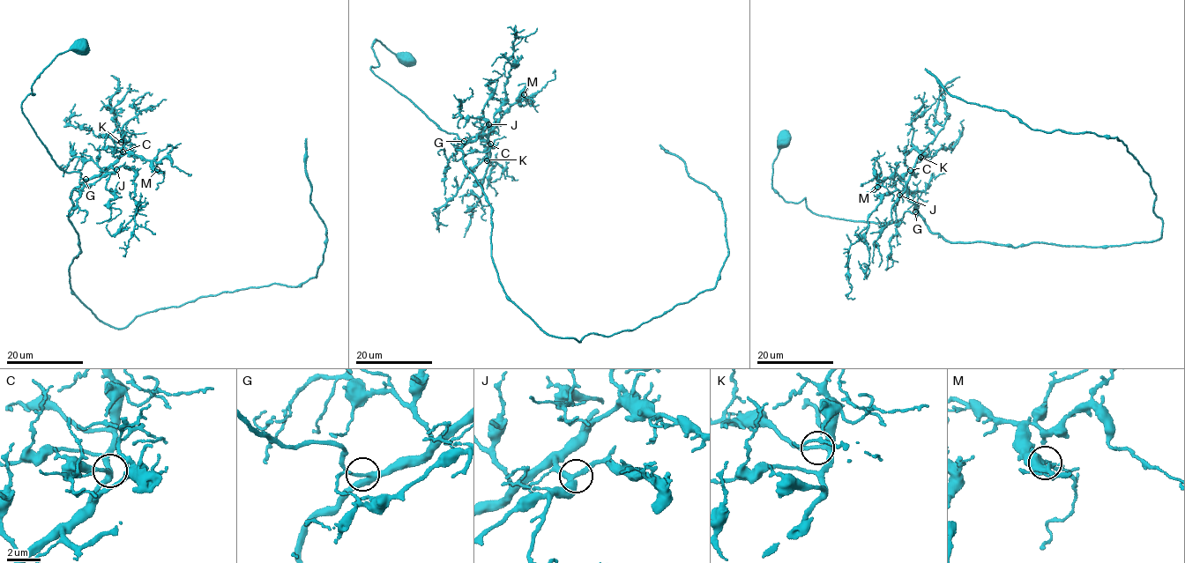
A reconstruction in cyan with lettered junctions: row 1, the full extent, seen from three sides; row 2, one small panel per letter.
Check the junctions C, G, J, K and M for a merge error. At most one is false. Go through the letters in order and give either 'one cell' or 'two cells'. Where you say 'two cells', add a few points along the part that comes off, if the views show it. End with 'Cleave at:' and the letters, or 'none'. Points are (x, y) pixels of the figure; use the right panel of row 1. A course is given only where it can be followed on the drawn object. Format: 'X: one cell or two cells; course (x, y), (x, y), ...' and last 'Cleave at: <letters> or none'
C: one cell
G: one cell
J: one cell
K: one cell
M: one cell
Cleave at: none

